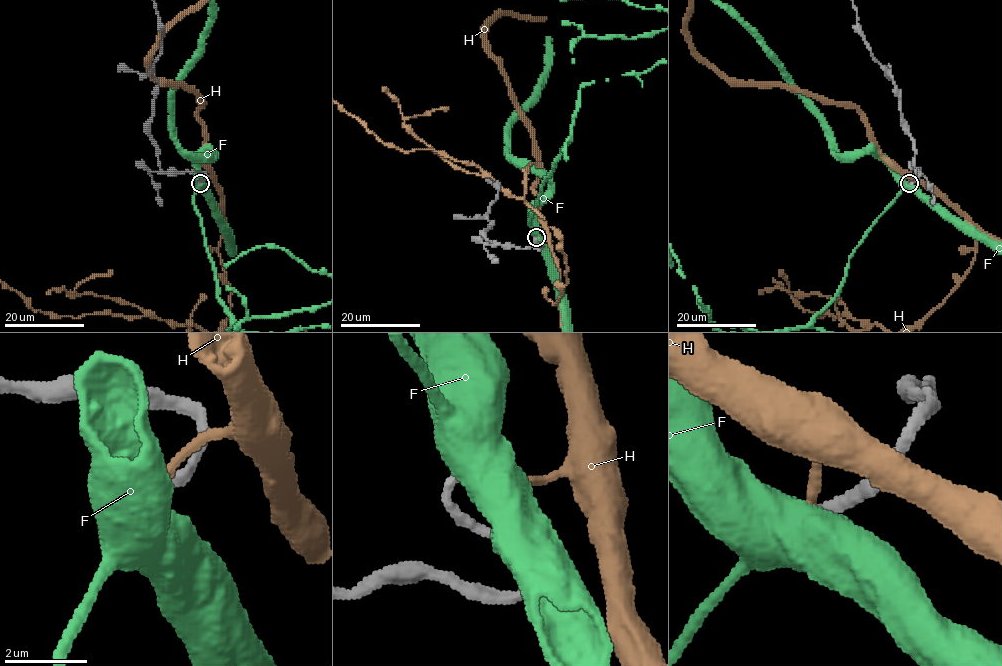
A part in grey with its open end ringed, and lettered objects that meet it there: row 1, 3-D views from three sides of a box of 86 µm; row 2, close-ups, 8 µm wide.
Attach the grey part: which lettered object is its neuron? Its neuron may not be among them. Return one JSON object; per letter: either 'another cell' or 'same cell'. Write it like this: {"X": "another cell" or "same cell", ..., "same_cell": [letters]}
{"F": "another cell", "H": "same cell", "same_cell": ["H"]}

